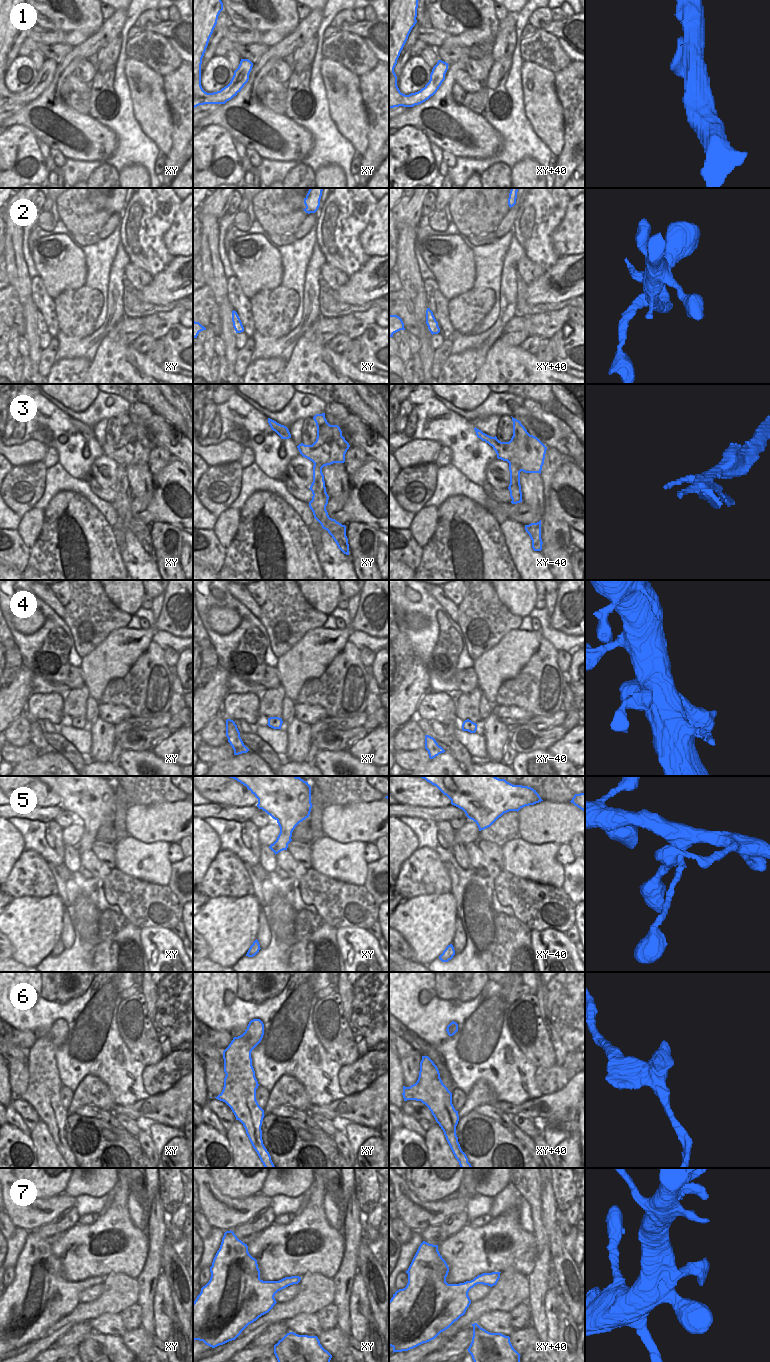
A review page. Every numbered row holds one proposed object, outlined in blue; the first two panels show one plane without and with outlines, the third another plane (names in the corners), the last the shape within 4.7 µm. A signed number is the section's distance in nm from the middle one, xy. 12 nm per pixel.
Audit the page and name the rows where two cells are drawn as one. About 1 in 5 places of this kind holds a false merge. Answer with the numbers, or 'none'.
3

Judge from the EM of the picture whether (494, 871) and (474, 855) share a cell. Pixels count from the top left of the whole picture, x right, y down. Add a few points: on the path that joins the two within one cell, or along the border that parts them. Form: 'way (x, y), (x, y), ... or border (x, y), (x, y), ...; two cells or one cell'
way (489, 866), (484, 865), (479, 860); one cell

